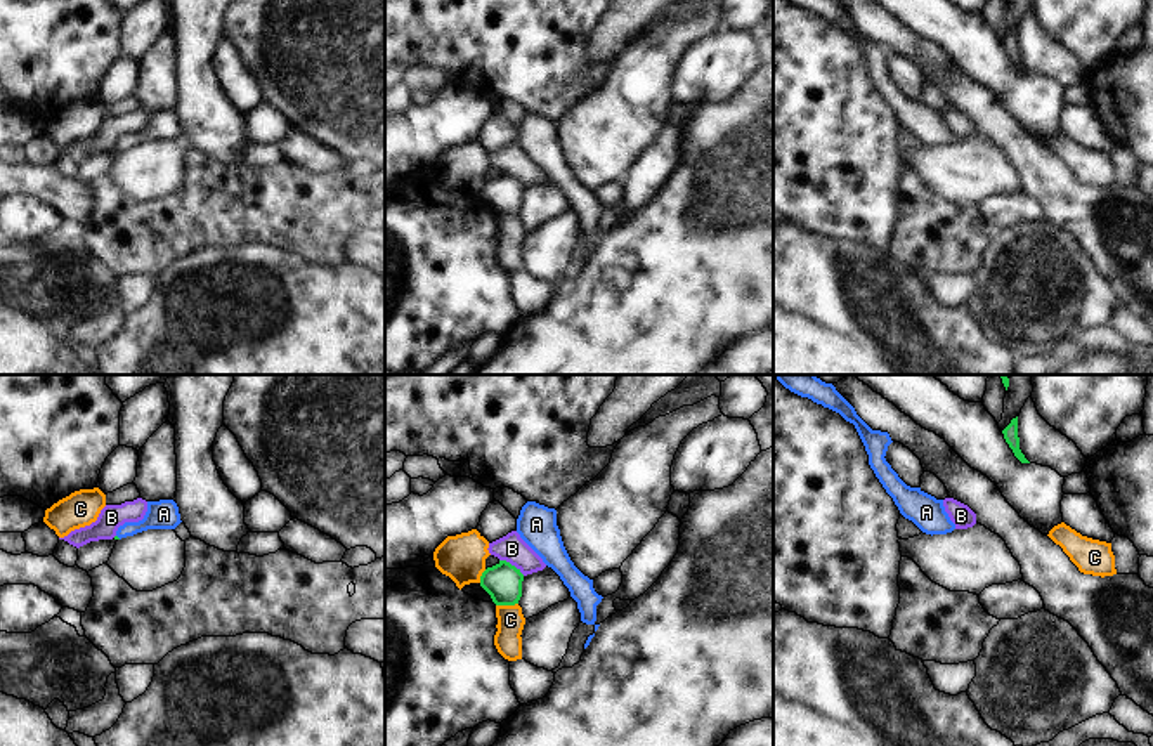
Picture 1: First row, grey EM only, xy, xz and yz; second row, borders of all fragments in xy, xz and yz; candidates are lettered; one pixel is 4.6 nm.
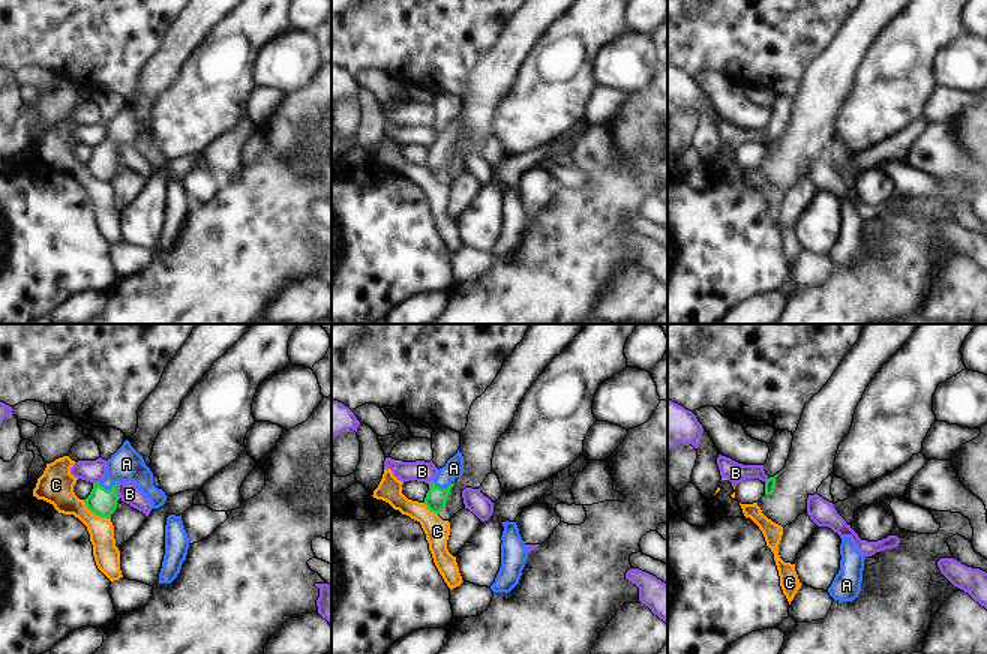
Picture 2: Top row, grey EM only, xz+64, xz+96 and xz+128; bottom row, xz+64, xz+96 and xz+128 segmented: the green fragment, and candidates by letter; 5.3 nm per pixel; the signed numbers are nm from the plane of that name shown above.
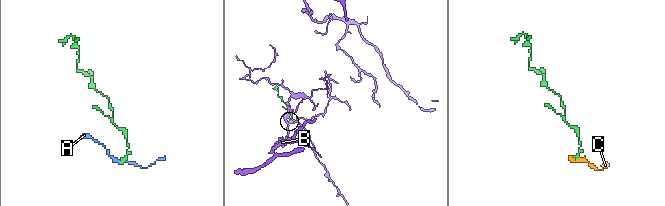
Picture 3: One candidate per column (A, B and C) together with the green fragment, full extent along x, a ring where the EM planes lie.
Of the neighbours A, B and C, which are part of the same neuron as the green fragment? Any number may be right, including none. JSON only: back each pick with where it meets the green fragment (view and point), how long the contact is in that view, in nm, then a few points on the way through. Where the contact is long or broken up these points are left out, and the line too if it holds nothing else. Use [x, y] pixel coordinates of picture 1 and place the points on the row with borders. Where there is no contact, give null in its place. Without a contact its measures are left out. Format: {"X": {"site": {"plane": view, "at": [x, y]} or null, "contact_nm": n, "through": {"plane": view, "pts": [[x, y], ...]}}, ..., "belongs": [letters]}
{"A": {"site": null}, "belongs": ["A"]}

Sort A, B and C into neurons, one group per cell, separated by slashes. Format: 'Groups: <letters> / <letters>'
Groups: A / B / C

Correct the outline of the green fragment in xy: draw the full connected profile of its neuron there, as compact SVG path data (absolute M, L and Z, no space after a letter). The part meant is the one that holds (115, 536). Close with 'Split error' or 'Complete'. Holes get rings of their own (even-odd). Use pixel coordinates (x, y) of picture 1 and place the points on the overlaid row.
M173 500L147 501L144 519L120 526L114 540L134 536L147 529L175 529L180 522L179 507Z. Split error

